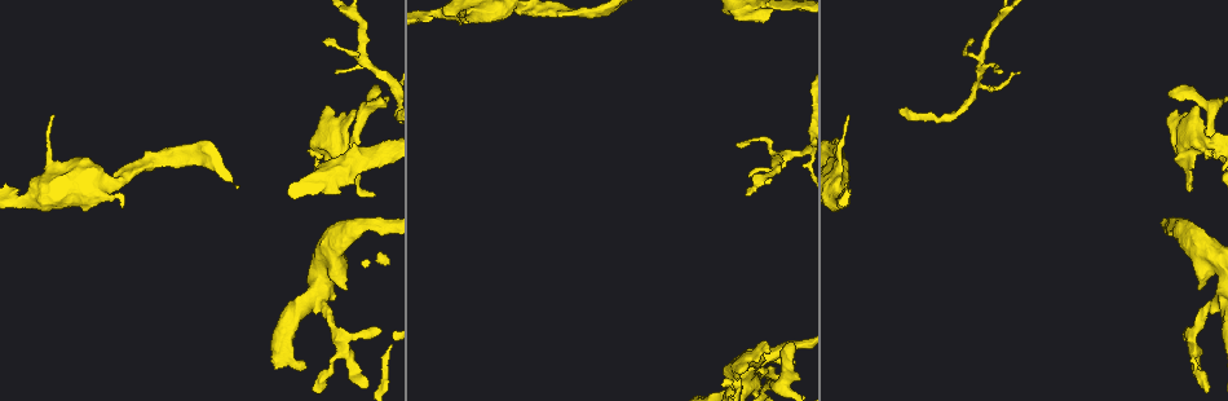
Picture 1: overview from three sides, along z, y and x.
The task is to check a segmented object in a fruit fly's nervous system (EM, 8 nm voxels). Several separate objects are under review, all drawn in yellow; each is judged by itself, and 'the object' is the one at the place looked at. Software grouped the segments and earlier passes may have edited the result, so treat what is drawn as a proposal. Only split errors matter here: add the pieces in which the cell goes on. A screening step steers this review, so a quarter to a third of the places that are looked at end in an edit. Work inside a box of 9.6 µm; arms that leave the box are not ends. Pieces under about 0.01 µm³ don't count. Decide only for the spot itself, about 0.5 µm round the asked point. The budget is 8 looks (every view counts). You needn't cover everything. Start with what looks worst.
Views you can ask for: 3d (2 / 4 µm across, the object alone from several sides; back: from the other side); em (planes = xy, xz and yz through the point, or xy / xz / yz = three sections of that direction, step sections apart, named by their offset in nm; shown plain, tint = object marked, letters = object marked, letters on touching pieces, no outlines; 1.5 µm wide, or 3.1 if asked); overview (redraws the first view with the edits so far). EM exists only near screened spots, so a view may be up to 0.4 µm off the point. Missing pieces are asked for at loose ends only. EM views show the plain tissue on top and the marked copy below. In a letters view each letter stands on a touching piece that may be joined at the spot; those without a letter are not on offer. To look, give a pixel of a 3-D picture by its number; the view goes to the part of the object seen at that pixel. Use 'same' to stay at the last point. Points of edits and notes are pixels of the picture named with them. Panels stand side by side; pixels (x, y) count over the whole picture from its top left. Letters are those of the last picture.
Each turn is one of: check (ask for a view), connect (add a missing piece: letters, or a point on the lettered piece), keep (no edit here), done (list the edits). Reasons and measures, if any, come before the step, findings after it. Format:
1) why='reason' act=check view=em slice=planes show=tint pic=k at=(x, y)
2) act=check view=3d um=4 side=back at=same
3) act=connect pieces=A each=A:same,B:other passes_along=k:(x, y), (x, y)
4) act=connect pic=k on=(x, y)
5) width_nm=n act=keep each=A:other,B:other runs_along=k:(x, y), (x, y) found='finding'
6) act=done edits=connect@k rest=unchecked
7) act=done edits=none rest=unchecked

why='free end' act=check view=3d um=4 pic=1 at=(1174, 110)

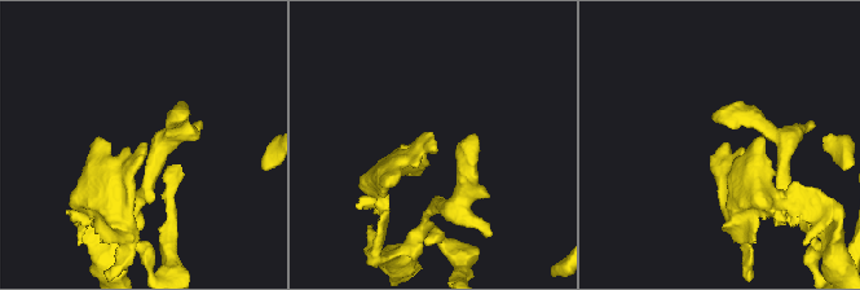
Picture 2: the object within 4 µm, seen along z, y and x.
why='now the EM' act=check view=em slice=planes show=letters pic=2 at=(146, 145)

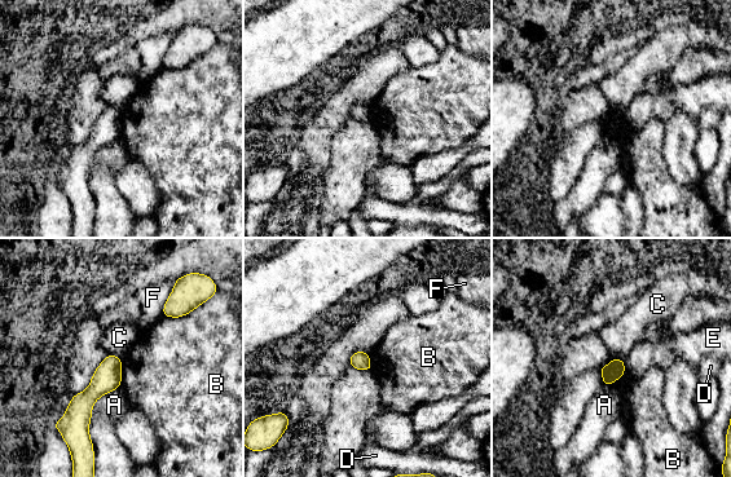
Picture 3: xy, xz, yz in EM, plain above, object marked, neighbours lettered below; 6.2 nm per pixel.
act=keep each=A:other,B:other,C:other,D:other,E:other,F:other runs_along=3:(117, 360), (80, 405), (79, 428) found='no lettered piece goes on from it'

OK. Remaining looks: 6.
why='thin end' act=check view=em slice=yz step=4 show=letters pic=1 at=(379, 327)

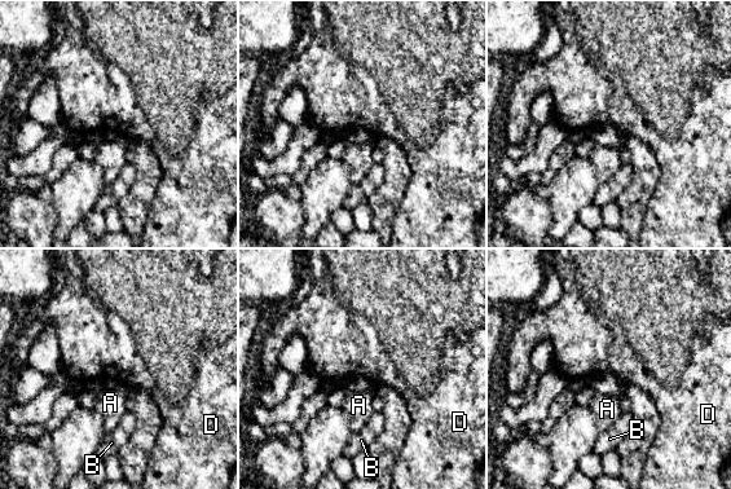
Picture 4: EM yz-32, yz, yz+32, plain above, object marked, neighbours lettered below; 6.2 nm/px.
act=check view=em slice=planes show=letters at=same

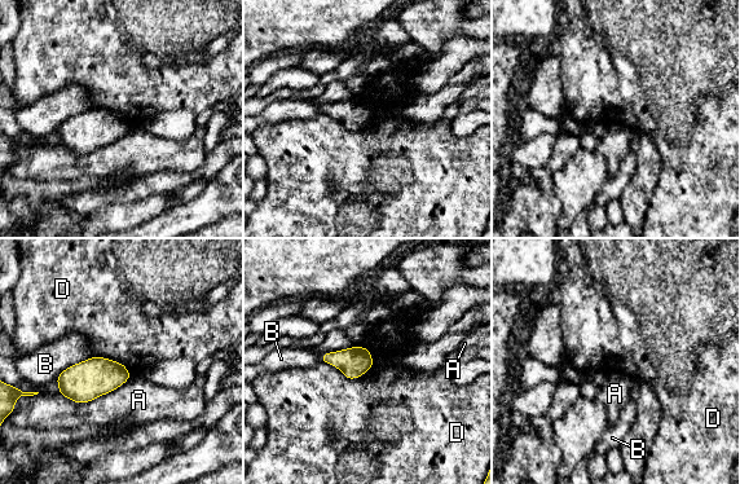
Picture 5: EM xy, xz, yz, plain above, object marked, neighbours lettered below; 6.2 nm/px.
width_nm=180 act=keep each=A:other,B:other,D:other border=5:(322, 361), (348, 378), (373, 366) found='none of them fits'

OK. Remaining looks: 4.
why='branch stops here' act=check view=em slice=xz step=4 show=letters pic=1 at=(973, 42)

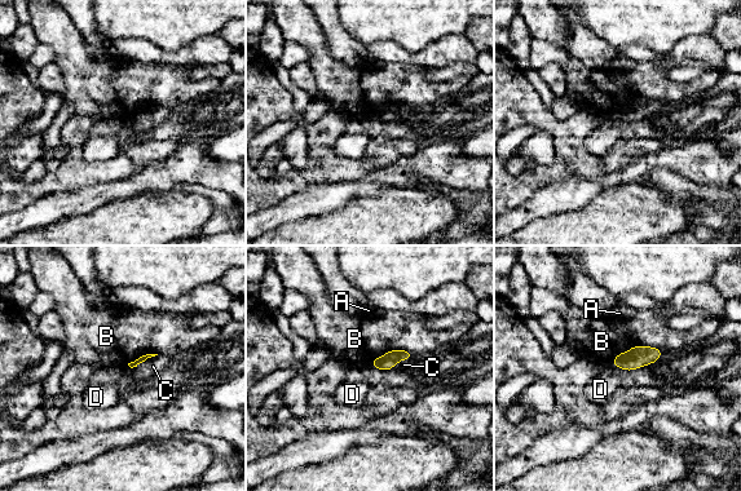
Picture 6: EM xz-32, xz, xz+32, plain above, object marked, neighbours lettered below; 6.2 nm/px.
act=check view=em slice=xy step=8 show=letters at=same

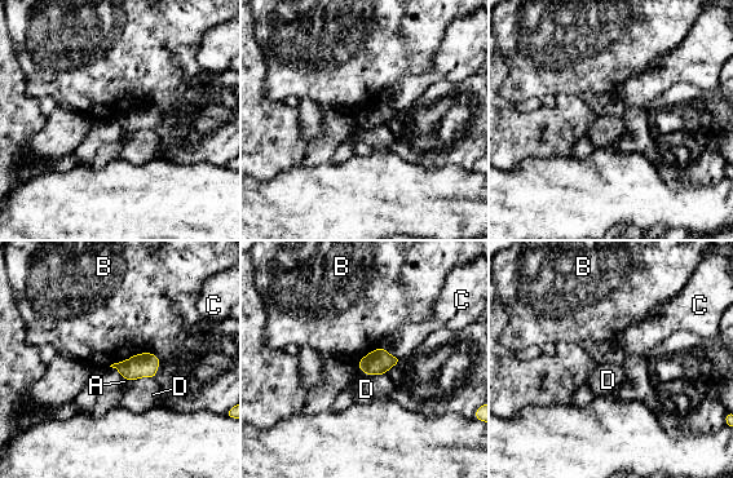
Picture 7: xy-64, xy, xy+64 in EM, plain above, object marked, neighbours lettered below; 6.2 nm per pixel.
width_nm=140 act=keep each=A:other,B:other,C:other,D:other border=7:(362, 371), (370, 375), (384, 375) found='none of them fits'

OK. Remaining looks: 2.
act=done edits=none rest=unchecked

